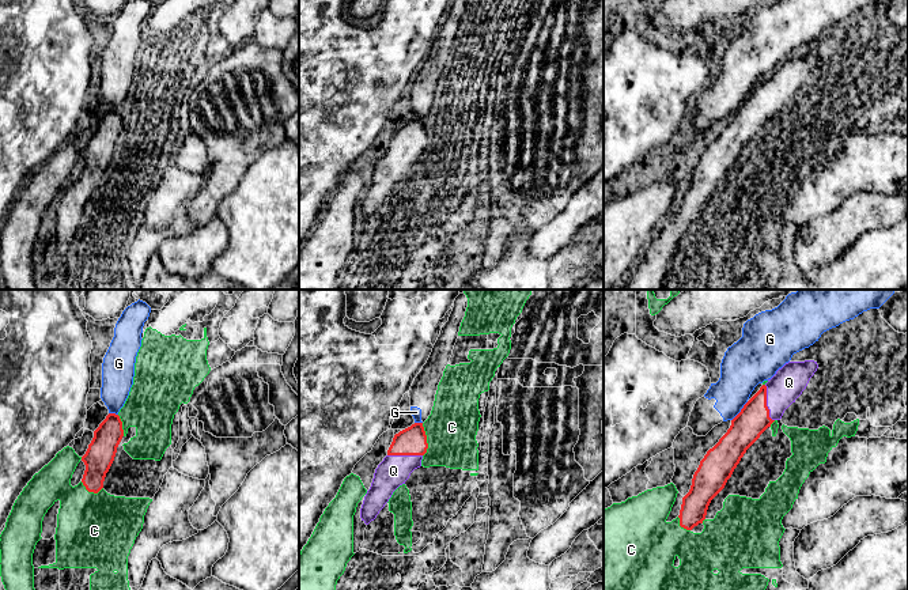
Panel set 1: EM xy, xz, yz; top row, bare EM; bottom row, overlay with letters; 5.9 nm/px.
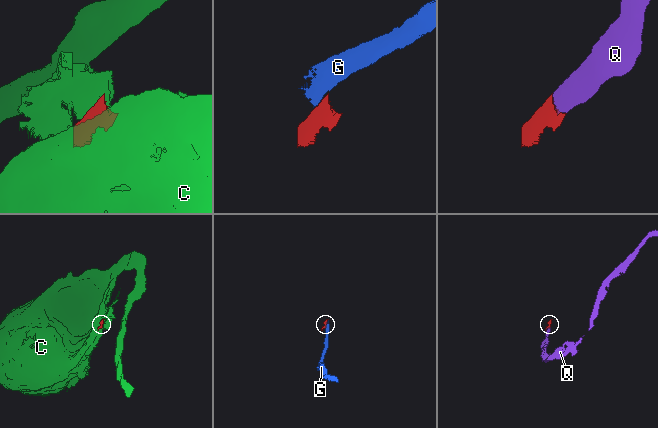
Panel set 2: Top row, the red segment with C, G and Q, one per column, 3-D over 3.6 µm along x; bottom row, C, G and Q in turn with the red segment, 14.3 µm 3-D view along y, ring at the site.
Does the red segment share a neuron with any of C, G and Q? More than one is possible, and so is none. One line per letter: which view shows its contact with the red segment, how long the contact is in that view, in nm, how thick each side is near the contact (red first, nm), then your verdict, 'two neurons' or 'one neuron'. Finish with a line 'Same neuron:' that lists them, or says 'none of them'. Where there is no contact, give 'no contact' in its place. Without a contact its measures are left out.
C: contact in xz; length 200 nm; calibres 170 and 300 nm; two neurons
G: contact in yz; length 160 nm; calibres 190 and 260 nm; two neurons
Q: contact in yz; length 220 nm; calibres 190 and 200 nm; one neuron
Same neuron: Q

